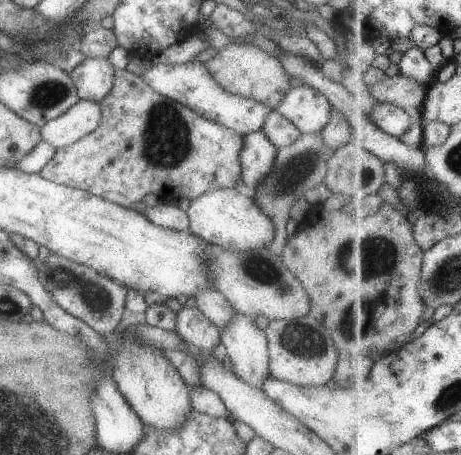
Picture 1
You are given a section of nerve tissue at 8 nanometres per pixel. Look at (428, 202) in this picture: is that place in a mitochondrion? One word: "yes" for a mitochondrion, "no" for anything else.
yes

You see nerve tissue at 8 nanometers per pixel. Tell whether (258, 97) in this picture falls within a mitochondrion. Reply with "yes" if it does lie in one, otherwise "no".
no

